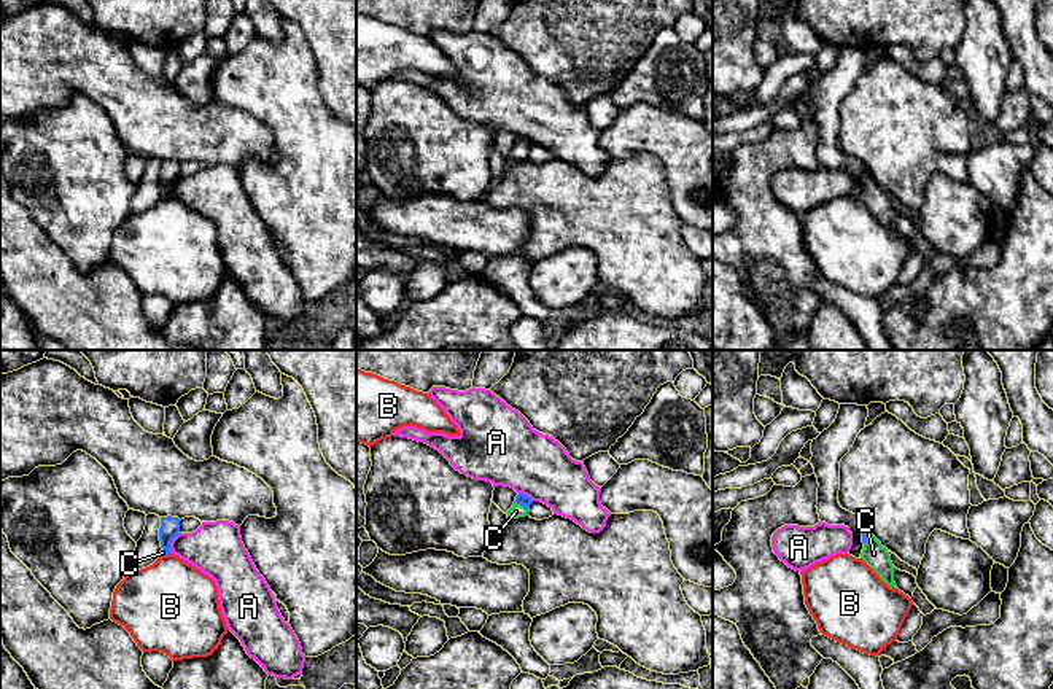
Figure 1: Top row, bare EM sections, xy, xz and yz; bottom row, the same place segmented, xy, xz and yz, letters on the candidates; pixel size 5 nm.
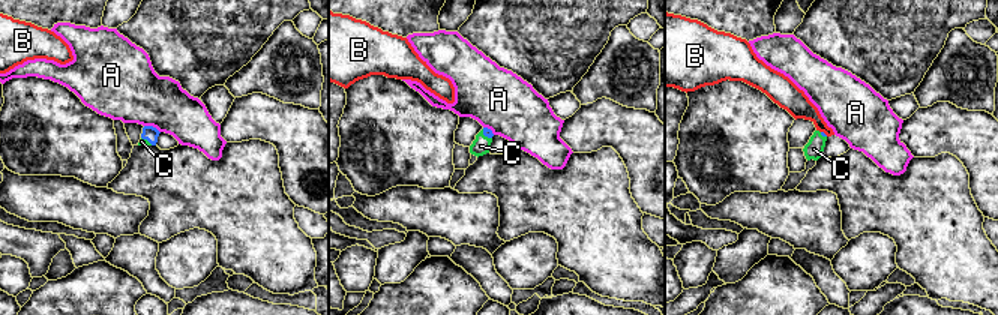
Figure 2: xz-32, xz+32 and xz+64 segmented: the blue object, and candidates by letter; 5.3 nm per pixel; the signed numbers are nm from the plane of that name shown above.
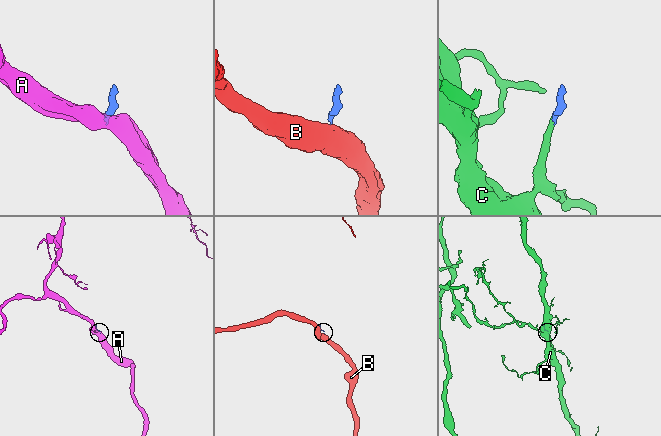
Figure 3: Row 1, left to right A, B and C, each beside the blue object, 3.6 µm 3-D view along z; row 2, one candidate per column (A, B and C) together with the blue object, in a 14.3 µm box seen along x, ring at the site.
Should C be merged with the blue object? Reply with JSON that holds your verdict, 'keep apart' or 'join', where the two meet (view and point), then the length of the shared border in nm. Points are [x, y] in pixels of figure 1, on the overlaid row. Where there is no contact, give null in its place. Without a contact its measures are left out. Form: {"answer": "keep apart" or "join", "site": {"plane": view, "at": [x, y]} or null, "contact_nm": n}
{"answer": "join", "site": {"plane": "xz", "at": [522, 505]}, "contact_nm": 90}

